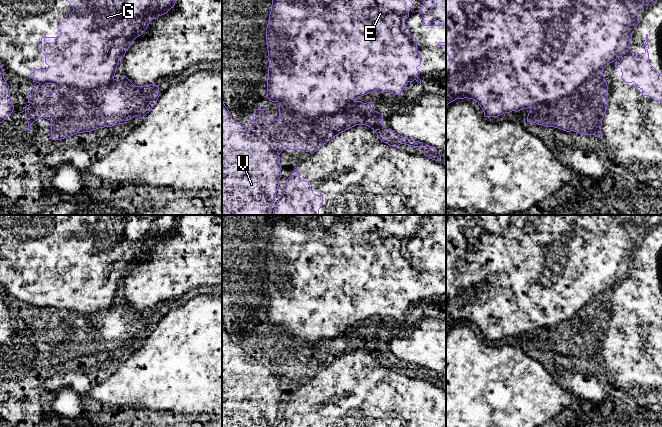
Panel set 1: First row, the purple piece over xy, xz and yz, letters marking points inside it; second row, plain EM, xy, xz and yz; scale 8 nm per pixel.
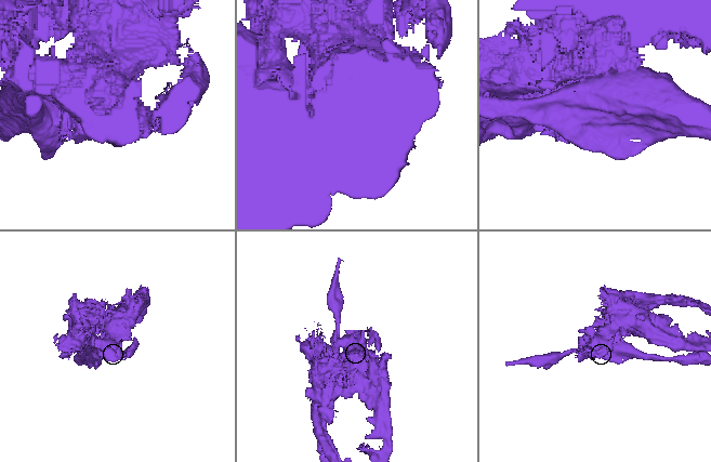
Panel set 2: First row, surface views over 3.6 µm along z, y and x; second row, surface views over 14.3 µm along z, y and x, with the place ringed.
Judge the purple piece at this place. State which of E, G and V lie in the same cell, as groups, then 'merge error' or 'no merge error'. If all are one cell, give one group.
E G / V | merge error

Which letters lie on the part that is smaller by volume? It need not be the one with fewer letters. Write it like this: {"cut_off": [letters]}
{"cut_off": ["V"]}

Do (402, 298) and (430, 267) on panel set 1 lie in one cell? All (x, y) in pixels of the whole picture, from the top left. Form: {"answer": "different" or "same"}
{"answer": "same"}

